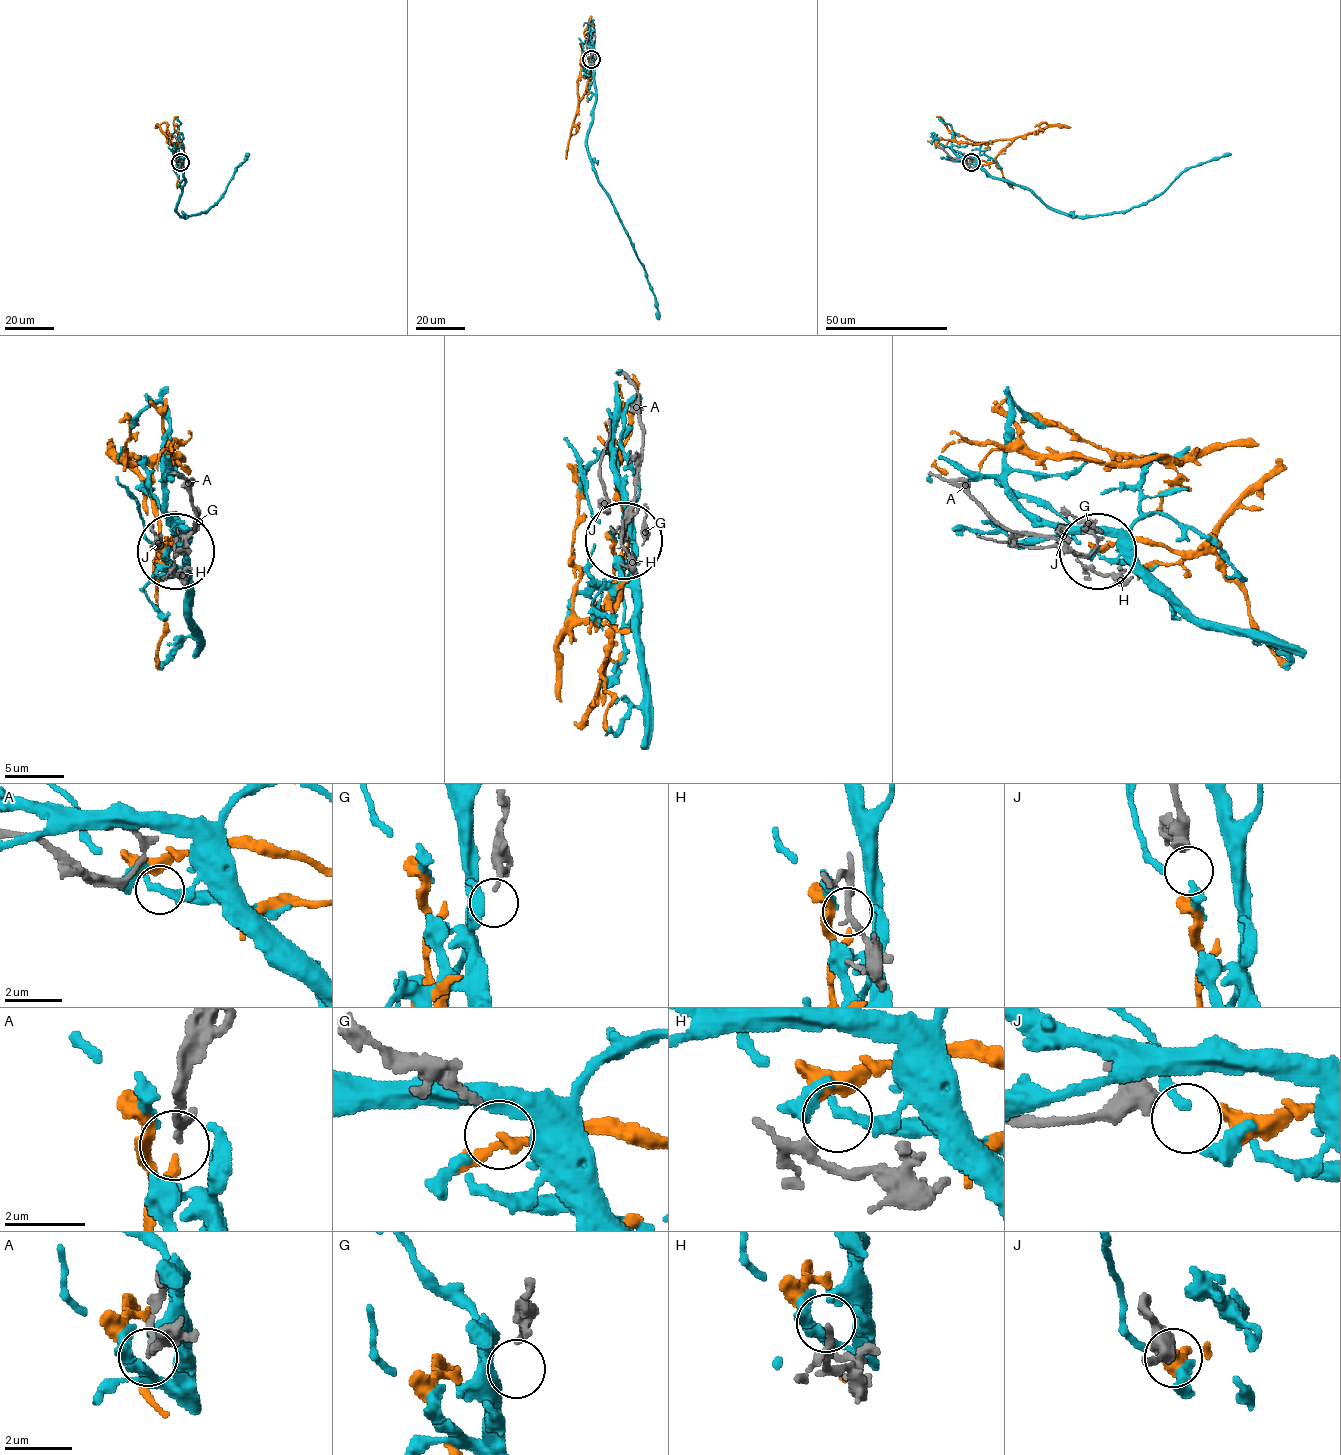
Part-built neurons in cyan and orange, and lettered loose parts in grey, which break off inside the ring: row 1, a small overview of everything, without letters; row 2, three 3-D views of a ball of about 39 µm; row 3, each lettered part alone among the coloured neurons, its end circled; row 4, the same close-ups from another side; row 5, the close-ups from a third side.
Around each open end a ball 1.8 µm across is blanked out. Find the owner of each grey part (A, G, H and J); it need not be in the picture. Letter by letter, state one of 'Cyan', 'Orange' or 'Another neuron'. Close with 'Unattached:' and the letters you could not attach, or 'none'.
A: Another neuron
G: Another neuron
H: Another neuron
J: Orange
Unattached: A, G, H

